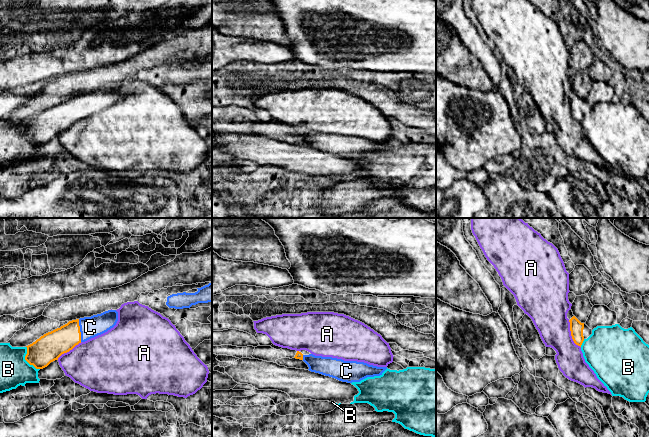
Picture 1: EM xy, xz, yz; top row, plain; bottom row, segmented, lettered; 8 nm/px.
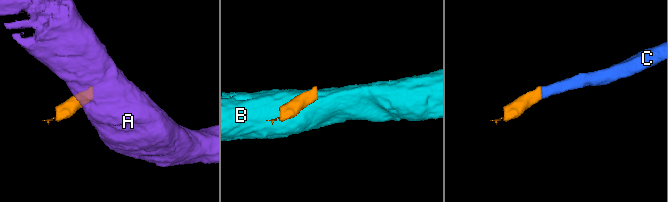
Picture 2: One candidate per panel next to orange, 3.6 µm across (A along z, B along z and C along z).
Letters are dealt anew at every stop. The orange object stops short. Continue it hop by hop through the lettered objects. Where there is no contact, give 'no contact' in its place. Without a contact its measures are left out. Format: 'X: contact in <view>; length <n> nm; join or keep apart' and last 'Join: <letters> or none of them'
A: contact in yz; length 240 nm; keep apart
B: contact in xy; length 220 nm; keep apart
C: contact in xy; length 190 nm; join
Join: C

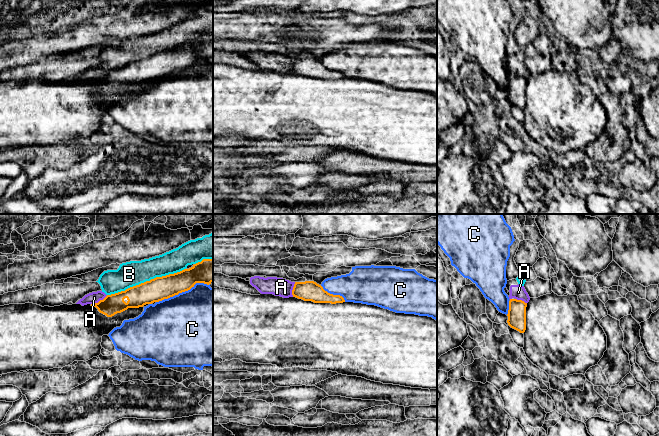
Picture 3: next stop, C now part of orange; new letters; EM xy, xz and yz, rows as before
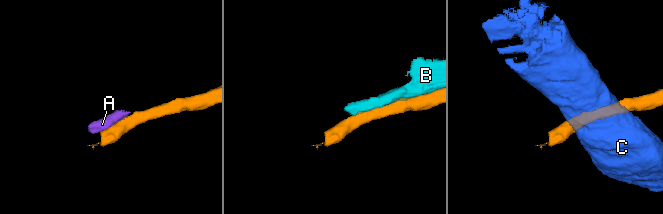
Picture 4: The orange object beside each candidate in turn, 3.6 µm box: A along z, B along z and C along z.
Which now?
A: contact in xy; length 150 nm; keep apart
B: contact in xy; length 650 nm; keep apart
C: contact in xy; length 440 nm; keep apart
Join: none of them

